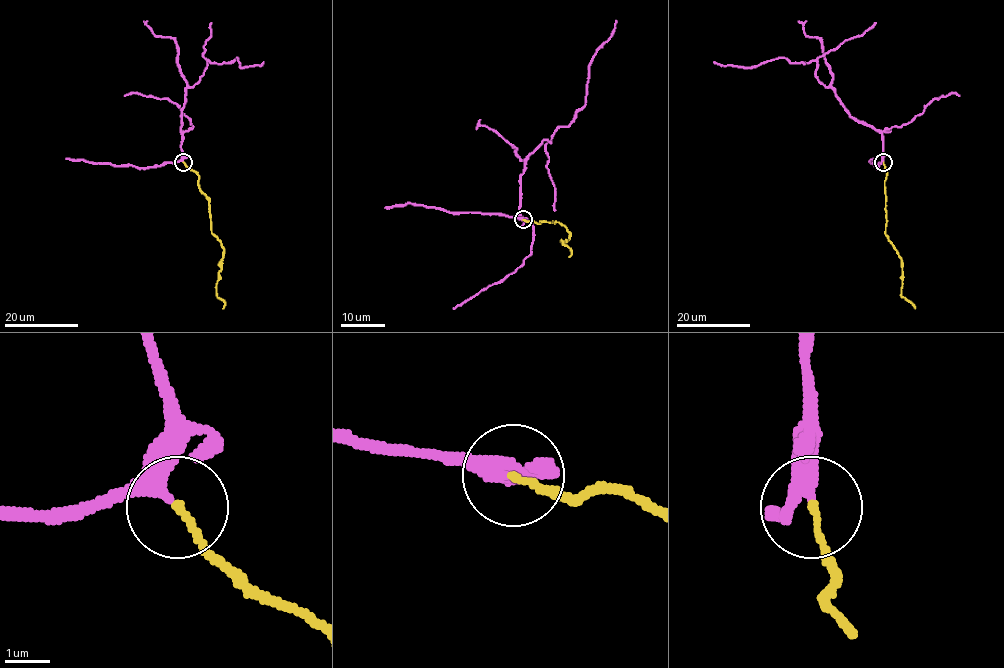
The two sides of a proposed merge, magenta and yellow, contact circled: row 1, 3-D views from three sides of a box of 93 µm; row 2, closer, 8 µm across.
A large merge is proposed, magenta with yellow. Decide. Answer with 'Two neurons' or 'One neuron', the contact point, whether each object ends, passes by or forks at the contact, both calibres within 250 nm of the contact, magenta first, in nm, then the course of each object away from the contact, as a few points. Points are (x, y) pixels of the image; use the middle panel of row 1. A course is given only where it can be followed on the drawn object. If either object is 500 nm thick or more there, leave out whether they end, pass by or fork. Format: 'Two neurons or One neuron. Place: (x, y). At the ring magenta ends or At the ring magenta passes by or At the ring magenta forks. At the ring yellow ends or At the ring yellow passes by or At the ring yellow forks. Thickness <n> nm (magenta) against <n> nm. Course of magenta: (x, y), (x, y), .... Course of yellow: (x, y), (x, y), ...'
One neuron. Place: (523, 219). At the ring magenta passes by. At the ring yellow ends. Thickness 320 nm (magenta) against 150 nm. Course of magenta: (522, 219), (525, 160), (544, 140), (550, 142), (585, 104), (590, 61), (616, 20). Course of yellow: (523, 219), (559, 222), (570, 235), (566, 241), (561, 240), (571, 251), (569, 257)

